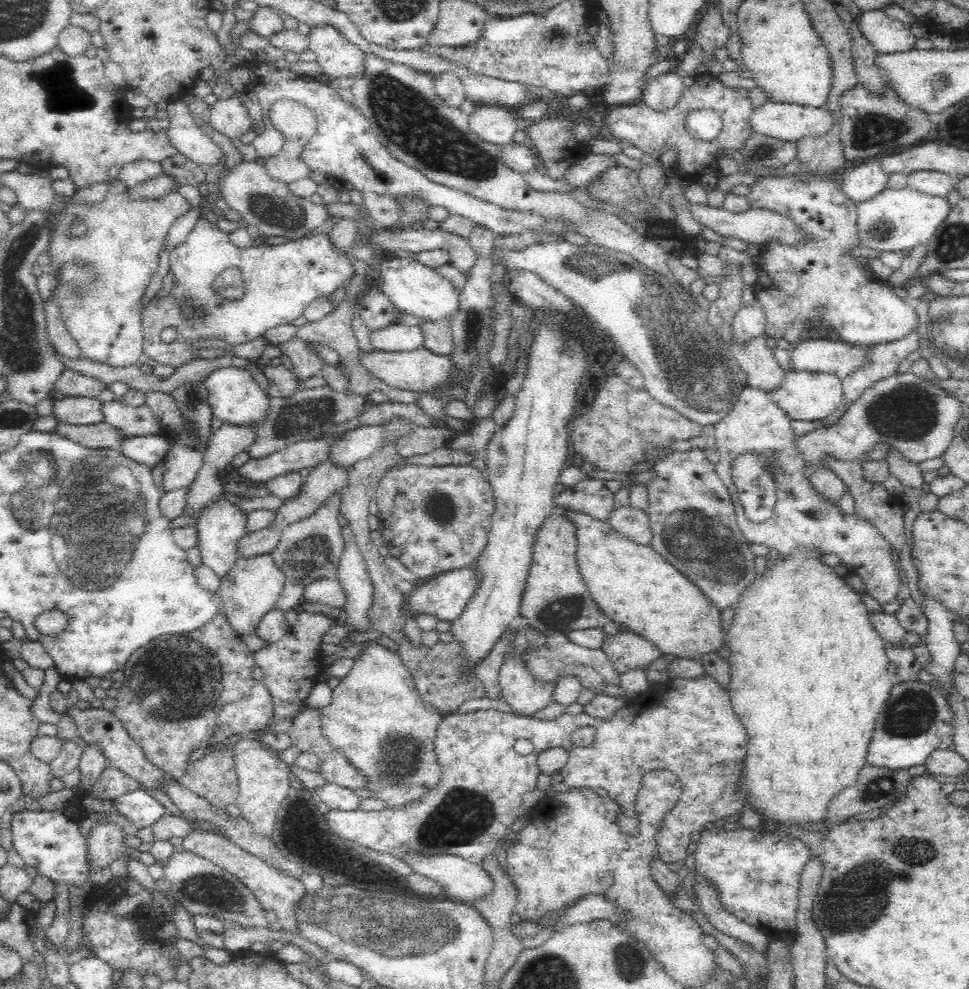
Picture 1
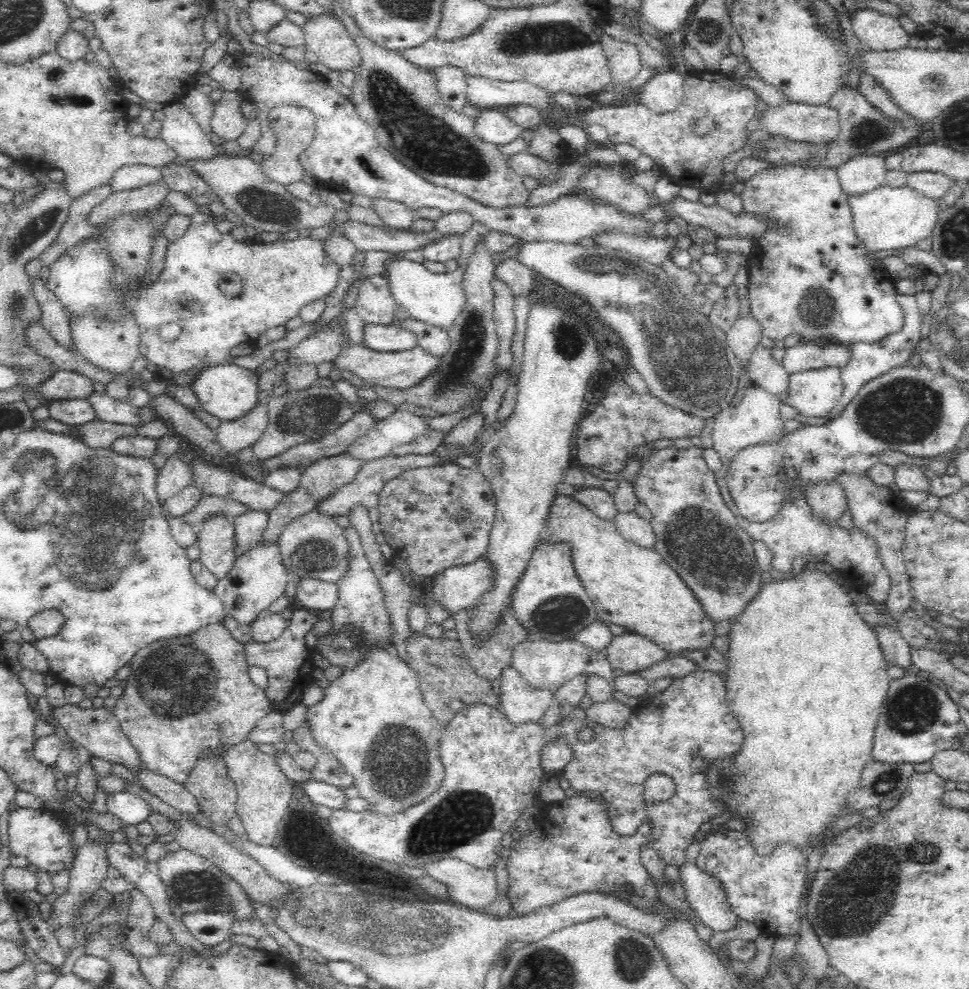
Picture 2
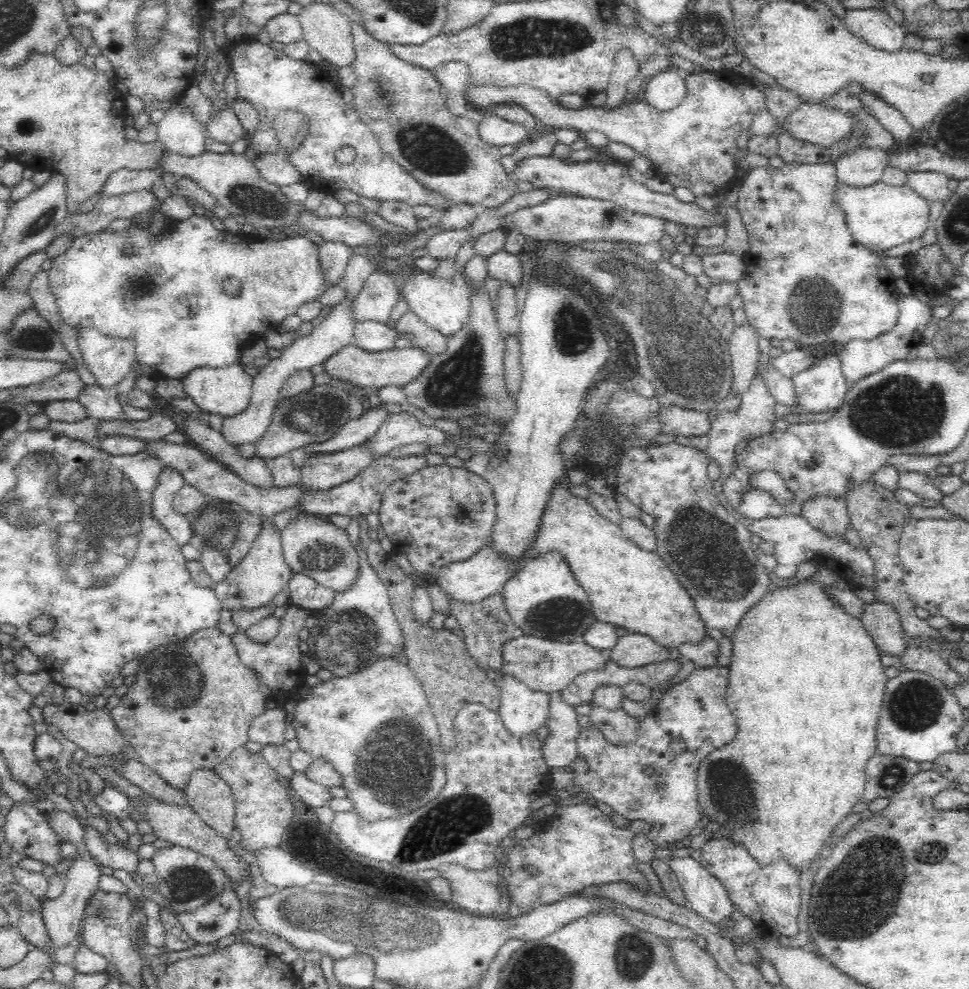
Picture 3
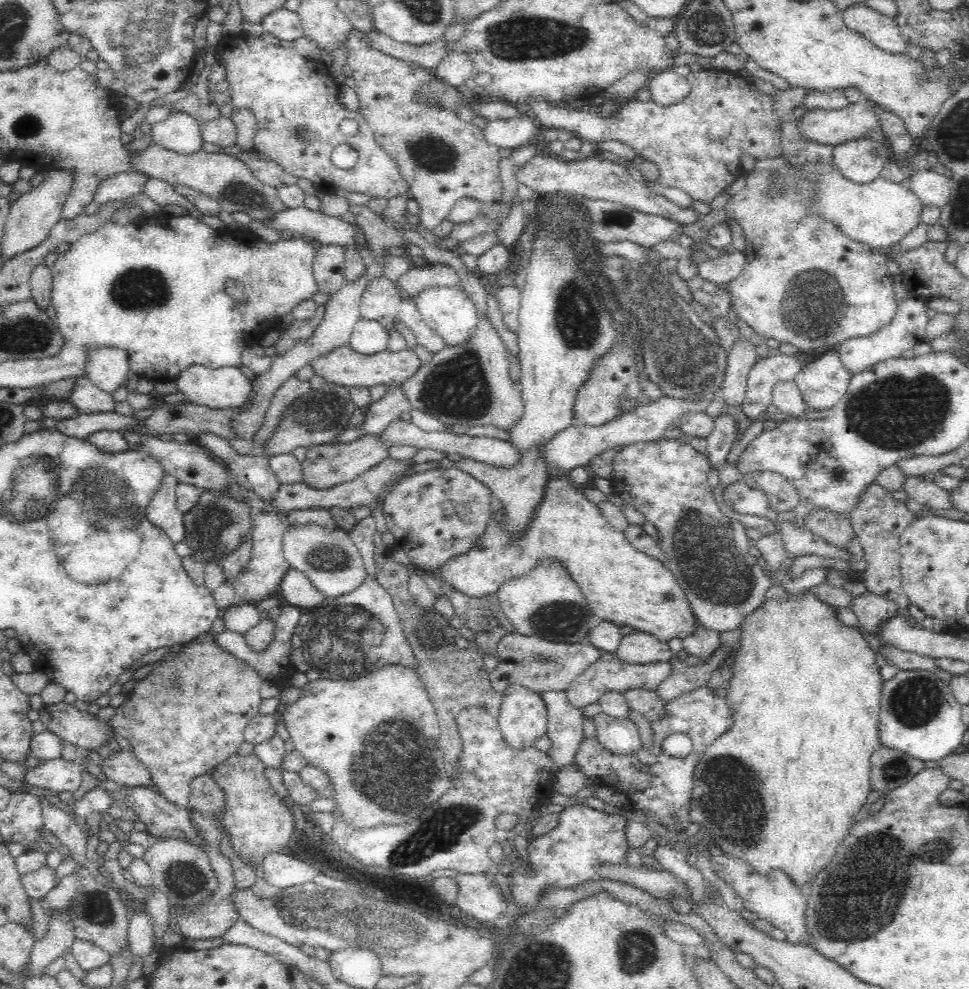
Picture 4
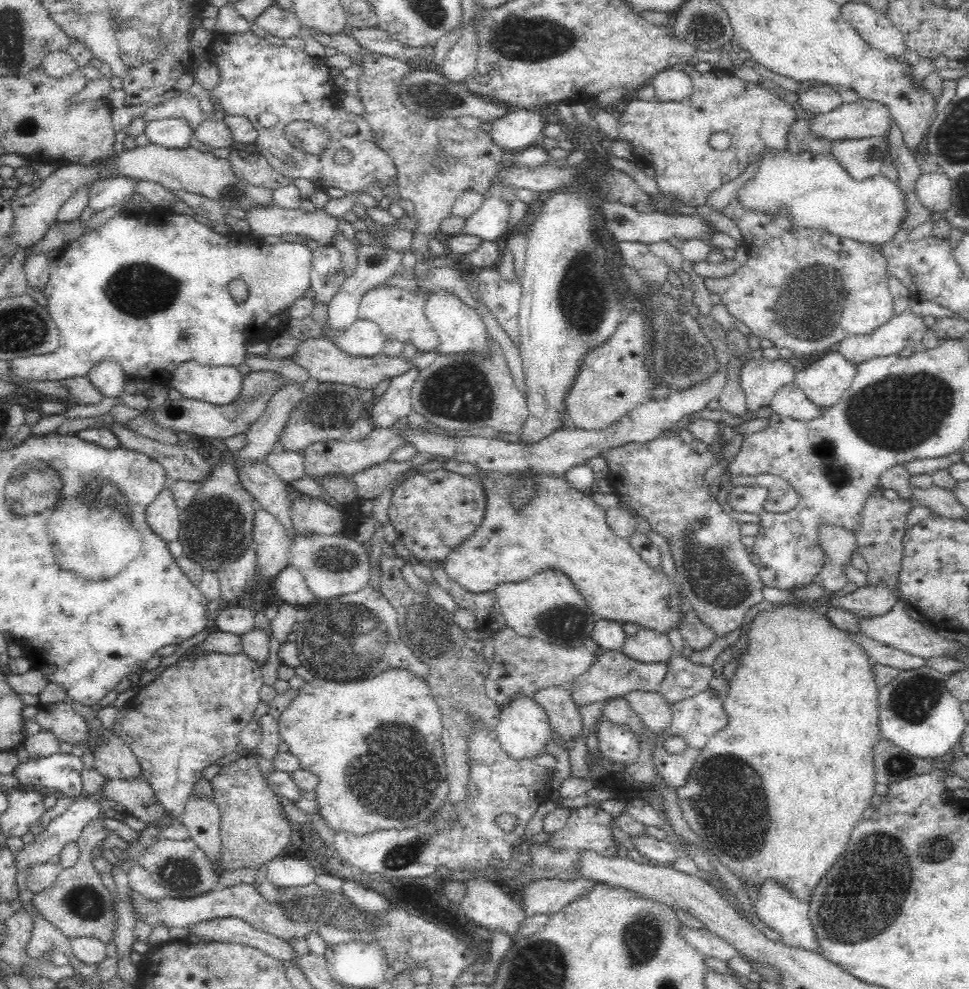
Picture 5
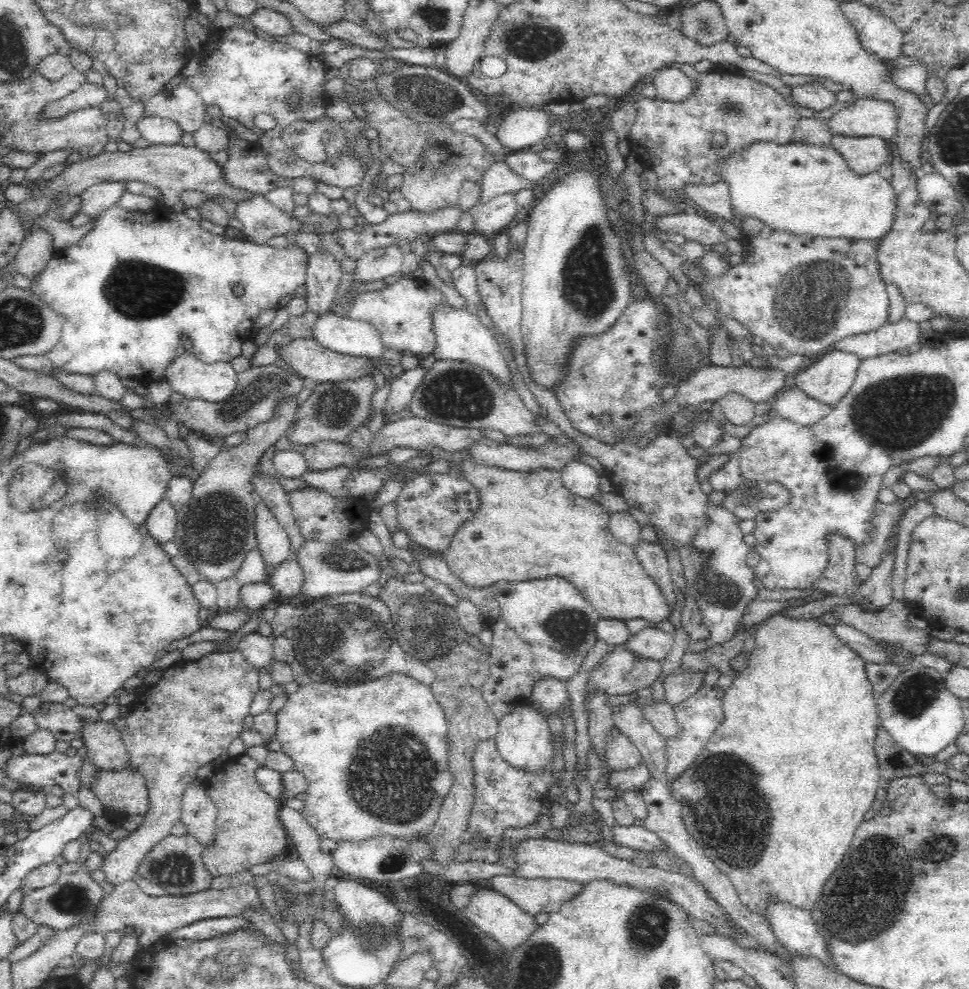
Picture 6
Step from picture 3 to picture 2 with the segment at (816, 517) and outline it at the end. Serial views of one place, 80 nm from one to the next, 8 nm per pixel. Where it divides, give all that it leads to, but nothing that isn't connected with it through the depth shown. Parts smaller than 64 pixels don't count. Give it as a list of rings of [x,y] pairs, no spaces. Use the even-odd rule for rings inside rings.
[[[822,481],[811,485],[806,488],[805,500],[812,515],[830,525],[838,525],[840,517],[847,510],[847,499],[841,484]]]

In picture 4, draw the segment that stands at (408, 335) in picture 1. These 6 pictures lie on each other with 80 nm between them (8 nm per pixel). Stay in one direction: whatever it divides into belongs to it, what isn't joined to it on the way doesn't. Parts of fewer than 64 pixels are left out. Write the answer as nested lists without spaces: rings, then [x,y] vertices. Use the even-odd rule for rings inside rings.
[[[360,319],[352,328],[348,346],[358,354],[373,355],[386,351],[388,331],[378,321]]]

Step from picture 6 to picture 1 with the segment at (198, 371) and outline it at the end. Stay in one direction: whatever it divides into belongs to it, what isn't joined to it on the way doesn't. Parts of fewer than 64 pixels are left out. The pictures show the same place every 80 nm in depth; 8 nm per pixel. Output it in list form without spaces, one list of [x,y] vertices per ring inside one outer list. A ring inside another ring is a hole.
[[[234,366],[218,368],[210,372],[202,383],[206,387],[206,397],[208,397],[212,416],[222,420],[222,423],[250,425],[264,420],[268,412],[268,398],[247,369]]]

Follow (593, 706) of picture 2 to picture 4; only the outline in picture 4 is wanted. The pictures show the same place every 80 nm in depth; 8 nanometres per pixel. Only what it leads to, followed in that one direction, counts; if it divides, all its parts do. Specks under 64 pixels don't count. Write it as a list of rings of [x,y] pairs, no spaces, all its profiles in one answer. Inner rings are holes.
[[[603,712],[594,717],[598,743],[614,755],[633,755],[641,747],[636,723],[631,719],[614,719]]]

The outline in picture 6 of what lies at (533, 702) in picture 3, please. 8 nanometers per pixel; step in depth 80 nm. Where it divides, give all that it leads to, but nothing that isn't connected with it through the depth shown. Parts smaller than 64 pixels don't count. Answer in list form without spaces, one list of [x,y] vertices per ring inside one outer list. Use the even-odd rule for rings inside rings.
[[[529,703],[517,707],[514,712],[510,712],[499,722],[499,729],[494,739],[498,754],[514,768],[524,769],[530,773],[549,770],[550,764],[553,762],[554,751],[546,718],[529,708]]]

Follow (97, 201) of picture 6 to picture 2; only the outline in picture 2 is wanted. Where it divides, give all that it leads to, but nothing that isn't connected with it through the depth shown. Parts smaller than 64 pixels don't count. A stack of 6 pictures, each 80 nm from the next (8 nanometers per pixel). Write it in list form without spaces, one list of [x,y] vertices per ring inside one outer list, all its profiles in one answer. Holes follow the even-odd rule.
[[[130,165],[118,168],[114,172],[109,185],[112,192],[119,193],[158,183],[161,179],[161,168],[146,165]]]

